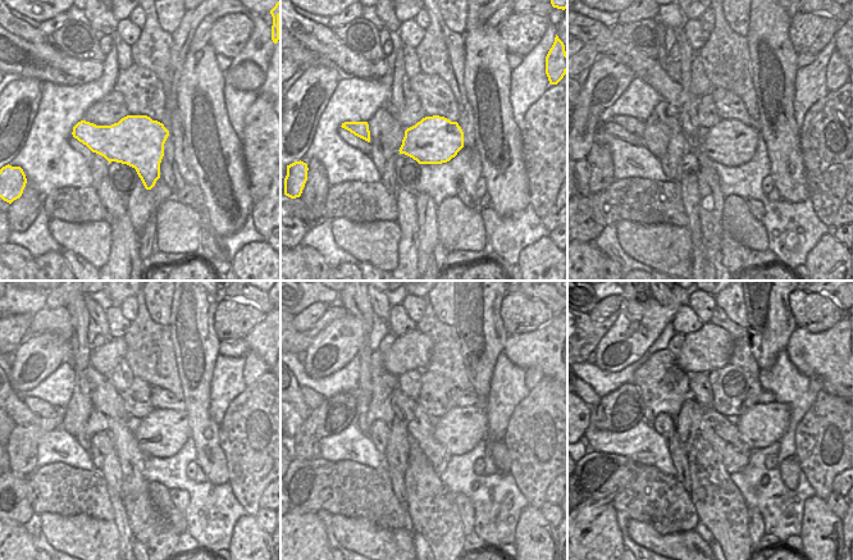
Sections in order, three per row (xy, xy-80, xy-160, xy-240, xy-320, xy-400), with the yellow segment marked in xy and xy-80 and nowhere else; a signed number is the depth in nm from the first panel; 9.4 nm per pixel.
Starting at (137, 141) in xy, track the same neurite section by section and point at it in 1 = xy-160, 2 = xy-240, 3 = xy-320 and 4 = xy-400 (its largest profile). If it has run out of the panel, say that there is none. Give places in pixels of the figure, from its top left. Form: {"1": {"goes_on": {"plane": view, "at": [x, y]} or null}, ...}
{"1": {"goes_on": {"plane": "xy-160", "at": [730, 142]}}, "2": {"goes_on": {"plane": "xy-240", "at": [162, 433]}}, "3": {"goes_on": {"plane": "xy-320", "at": [459, 431]}}, "4": {"goes_on": {"plane": "xy-400", "at": [761, 426]}}}

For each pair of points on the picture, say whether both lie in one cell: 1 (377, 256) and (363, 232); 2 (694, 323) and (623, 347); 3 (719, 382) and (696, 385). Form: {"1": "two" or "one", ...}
{"1": "one", "2": "two", "3": "two"}

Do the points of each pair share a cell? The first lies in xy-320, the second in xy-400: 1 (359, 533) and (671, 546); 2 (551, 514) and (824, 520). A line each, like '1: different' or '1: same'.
1: same
2: different

